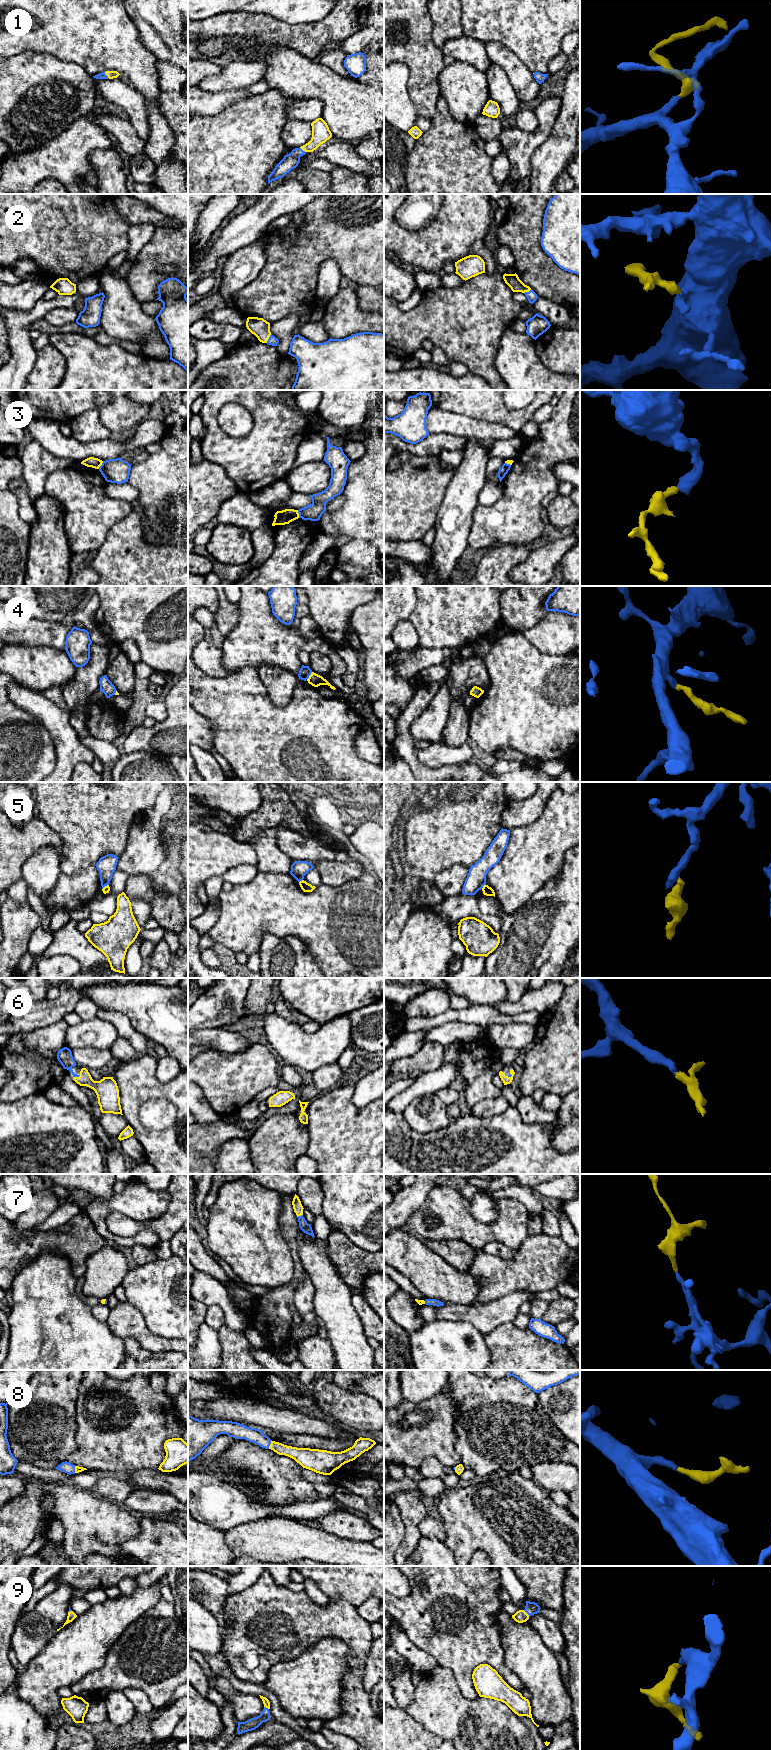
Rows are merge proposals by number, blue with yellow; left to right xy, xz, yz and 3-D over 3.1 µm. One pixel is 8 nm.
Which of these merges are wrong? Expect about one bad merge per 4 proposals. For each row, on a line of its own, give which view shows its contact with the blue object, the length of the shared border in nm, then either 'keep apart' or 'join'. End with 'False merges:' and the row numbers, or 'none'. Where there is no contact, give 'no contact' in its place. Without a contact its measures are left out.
1: xy | 60 nm | join
2: xz | 80 nm | join
3: xy | 80 nm | keep apart
4: xz | 80 nm | join
5: yz | 50 nm | keep apart
6: xy | 70 nm | join
7: xz | 50 nm | join
8: xz | 80 nm | join
9: yz | 70 nm | join
False merges: 3, 5

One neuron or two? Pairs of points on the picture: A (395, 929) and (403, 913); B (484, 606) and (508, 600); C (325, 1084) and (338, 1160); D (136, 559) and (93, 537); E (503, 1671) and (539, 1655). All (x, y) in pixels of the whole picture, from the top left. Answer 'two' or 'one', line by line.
A: one
B: two
C: two
D: two
E: two

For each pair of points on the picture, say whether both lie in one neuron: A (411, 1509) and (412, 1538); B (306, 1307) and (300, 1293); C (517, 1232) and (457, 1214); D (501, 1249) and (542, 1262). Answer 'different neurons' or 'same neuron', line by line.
A: same neuron
B: same neuron
C: same neuron
D: different neurons

